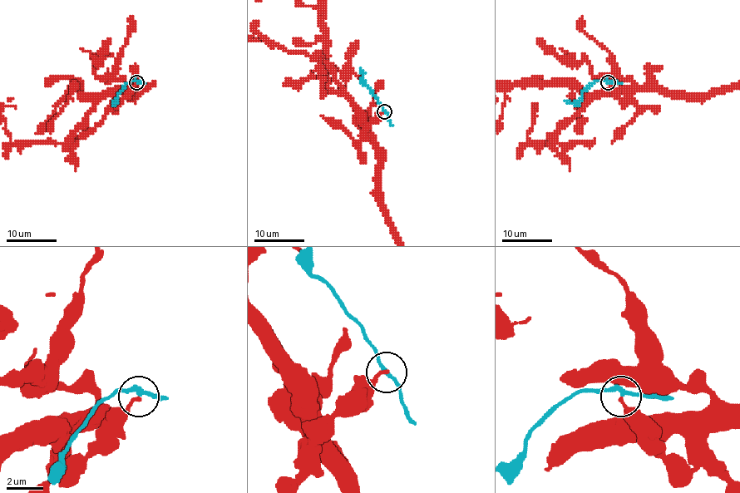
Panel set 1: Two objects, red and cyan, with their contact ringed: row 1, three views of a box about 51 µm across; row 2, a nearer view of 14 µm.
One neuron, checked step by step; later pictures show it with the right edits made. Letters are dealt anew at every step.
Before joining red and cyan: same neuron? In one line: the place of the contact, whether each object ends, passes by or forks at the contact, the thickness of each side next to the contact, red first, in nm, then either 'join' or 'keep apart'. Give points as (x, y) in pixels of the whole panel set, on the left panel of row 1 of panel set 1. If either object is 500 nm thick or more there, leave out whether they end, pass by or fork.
place (136, 82); red ends; cyan passes by; calibres 180 and 220 nm; keep apart

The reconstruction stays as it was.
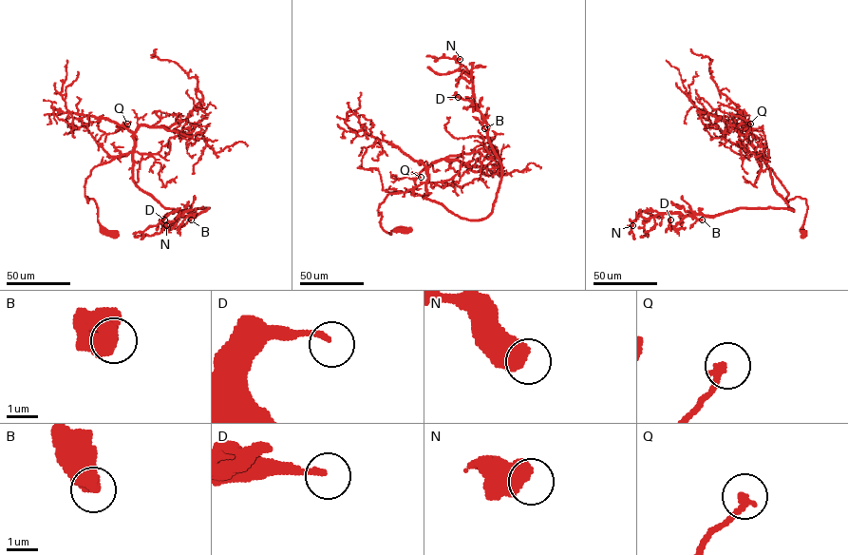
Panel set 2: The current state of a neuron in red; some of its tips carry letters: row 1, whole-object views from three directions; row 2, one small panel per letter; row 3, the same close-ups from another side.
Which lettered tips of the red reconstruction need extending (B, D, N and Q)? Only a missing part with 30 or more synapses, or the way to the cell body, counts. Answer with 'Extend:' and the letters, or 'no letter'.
Extend: no letter

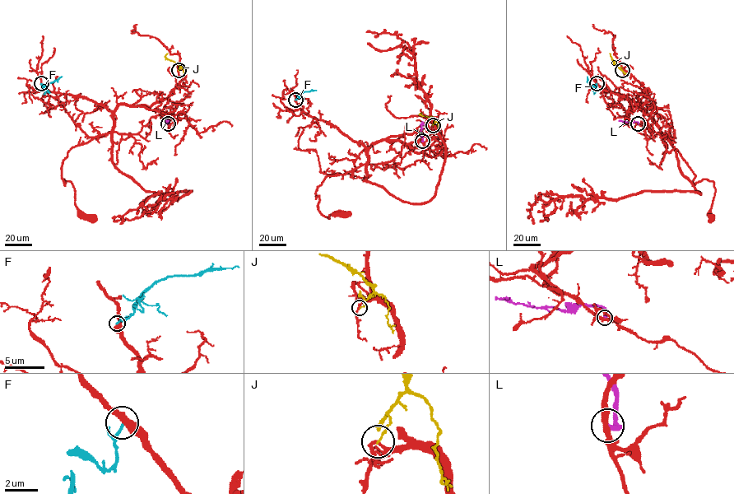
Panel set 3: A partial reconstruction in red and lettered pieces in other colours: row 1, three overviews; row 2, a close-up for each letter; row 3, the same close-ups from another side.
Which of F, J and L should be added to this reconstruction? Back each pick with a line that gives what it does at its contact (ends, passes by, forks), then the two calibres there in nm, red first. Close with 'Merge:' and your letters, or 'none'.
Merge: none

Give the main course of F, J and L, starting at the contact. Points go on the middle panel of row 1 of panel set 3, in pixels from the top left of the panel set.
F: (295, 100), (304, 91), (316, 90)
J: (433, 125), (435, 119), (420, 114), (421, 113)
L: (422, 141), (421, 125), (424, 124)

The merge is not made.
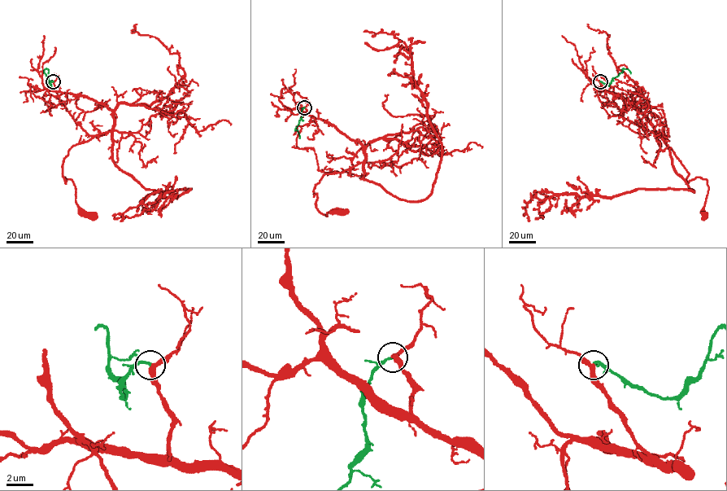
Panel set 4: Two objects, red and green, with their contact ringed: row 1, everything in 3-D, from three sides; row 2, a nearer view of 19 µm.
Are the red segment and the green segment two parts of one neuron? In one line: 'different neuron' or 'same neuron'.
same neuron

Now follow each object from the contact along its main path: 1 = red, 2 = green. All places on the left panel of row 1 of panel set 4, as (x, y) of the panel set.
1: (53, 81), (56, 91), (85, 95), (112, 111), (111, 129), (73, 145), (62, 165), (77, 205), (89, 215)
2: (53, 81), (50, 85), (43, 70), (47, 68), (48, 73)

